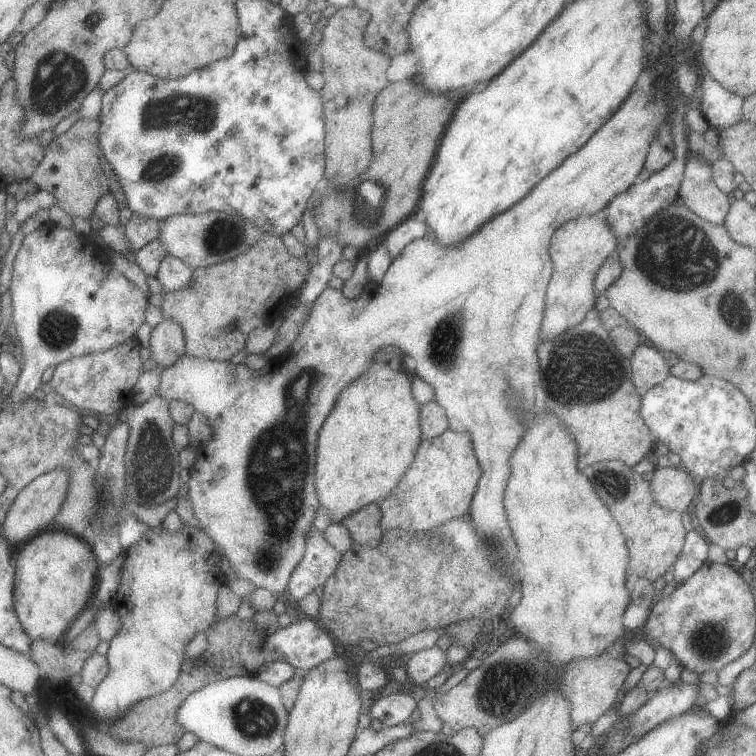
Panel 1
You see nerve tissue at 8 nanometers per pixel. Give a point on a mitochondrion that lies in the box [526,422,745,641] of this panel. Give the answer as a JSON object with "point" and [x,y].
{"point":[723,515]}

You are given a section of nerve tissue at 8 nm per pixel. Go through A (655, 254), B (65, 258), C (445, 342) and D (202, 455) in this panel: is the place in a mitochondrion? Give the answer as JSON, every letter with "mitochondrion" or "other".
{"A":"mitochondrion","B":"other","C":"mitochondrion","D":"other"}

